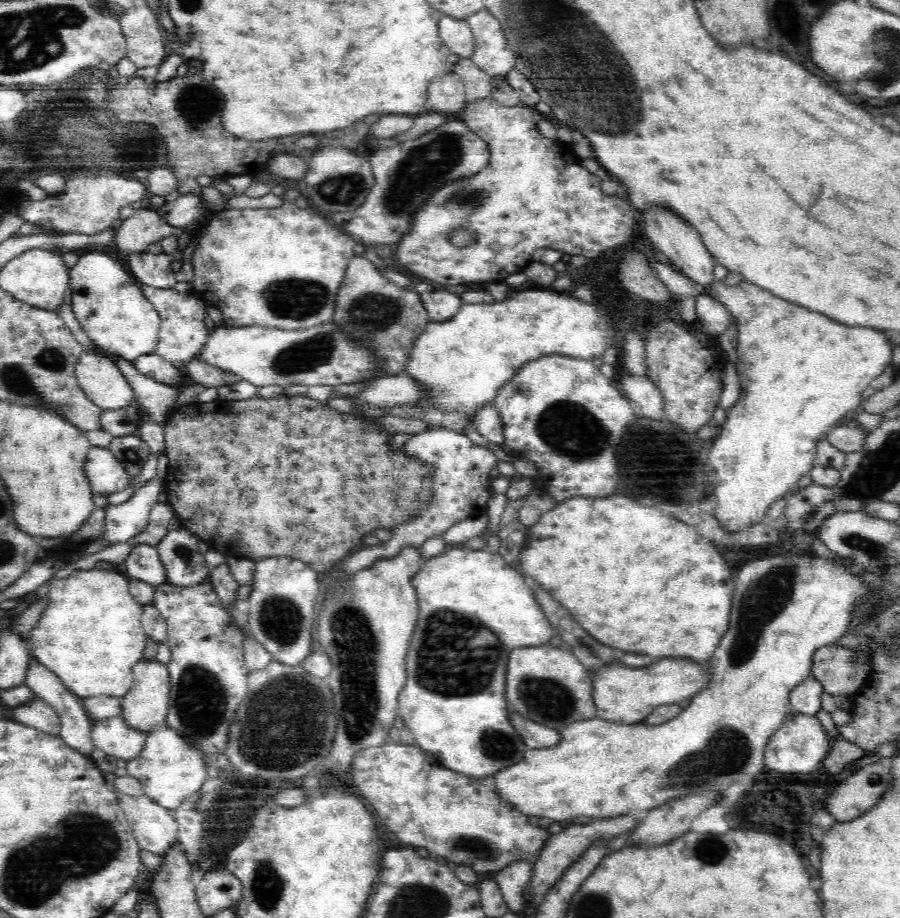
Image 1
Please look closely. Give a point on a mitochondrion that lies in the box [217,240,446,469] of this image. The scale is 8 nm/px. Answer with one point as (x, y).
(302, 356)

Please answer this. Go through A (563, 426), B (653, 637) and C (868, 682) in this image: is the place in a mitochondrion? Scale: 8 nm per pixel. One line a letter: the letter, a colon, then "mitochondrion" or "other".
A: mitochondrion
B: other
C: other

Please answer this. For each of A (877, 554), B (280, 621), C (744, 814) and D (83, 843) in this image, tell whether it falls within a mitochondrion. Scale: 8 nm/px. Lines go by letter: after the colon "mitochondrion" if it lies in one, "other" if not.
A: mitochondrion
B: mitochondrion
C: other
D: mitochondrion

